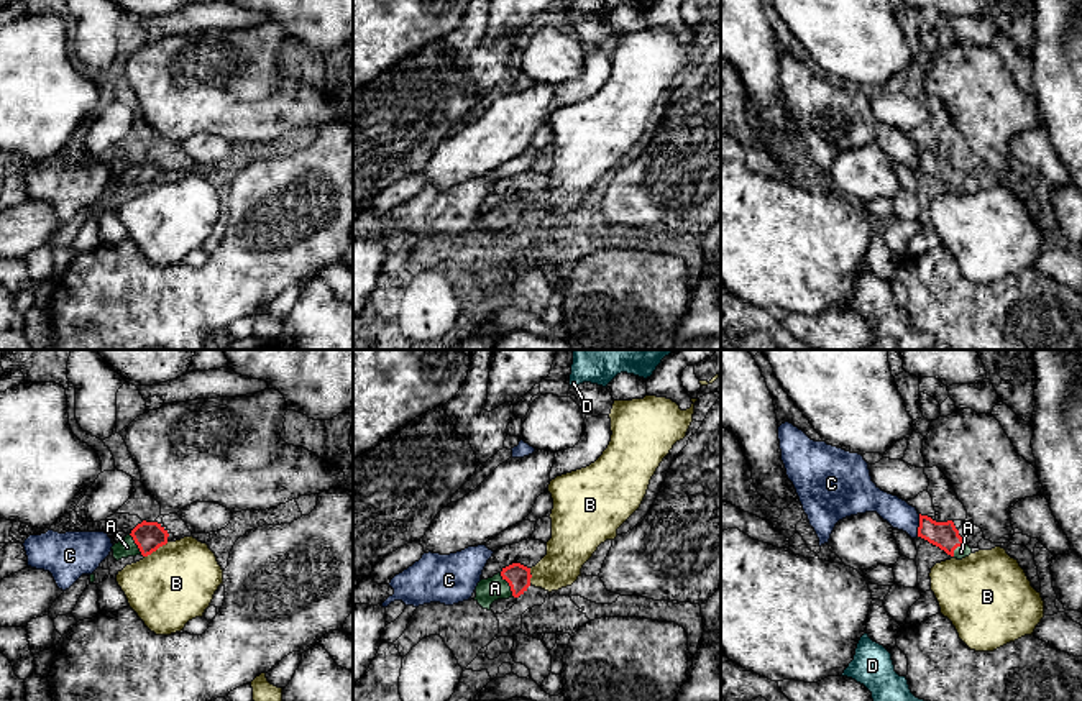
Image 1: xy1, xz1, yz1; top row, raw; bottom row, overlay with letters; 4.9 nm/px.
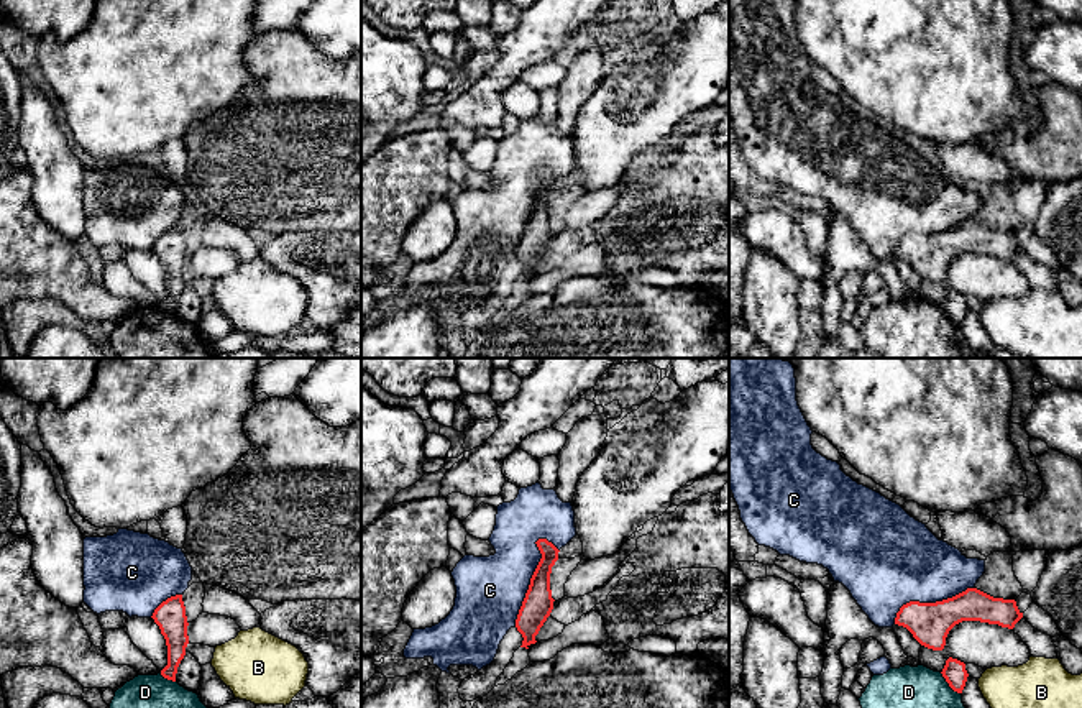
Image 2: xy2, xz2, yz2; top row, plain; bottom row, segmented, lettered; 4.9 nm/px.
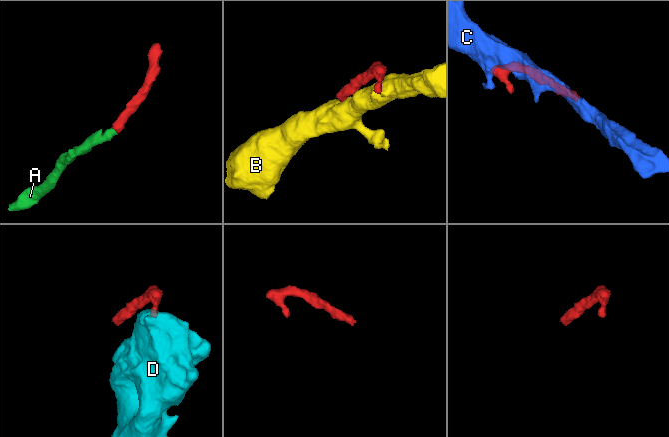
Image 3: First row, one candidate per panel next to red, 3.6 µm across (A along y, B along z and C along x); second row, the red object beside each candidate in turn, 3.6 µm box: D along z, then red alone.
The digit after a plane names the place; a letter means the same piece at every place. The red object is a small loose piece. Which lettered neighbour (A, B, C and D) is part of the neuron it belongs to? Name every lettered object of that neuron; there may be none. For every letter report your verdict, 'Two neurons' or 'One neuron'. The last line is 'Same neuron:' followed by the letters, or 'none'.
A: One neuron
B: Two neurons
C: Two neurons
D: Two neurons
Same neuron: A

